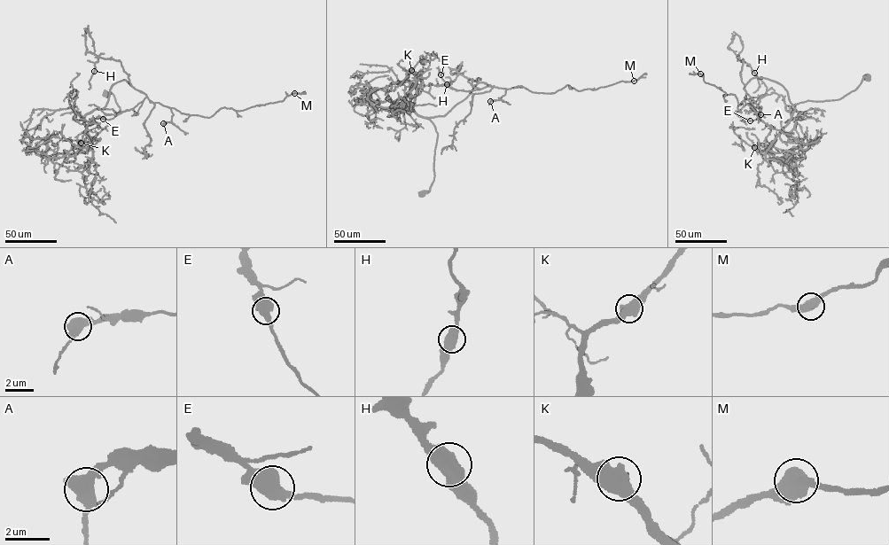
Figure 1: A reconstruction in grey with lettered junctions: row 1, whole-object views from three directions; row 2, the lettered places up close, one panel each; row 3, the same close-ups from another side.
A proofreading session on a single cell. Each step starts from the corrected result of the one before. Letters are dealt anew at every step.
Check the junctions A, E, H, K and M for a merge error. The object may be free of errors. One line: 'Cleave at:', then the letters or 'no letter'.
Cleave at: no letter

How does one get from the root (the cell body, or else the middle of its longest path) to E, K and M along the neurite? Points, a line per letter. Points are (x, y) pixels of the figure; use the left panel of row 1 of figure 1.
E: (105, 94), (113, 96), (118, 112), (97, 108), (105, 106), (114, 83), (125, 80), (146, 97), (103, 119)
K: (105, 94), (113, 94), (119, 112), (97, 108), (86, 115), (85, 126), (89, 145), (80, 148), (81, 143)
M: (105, 94), (118, 112), (97, 108), (124, 80), (153, 103), (207, 117), (294, 93)

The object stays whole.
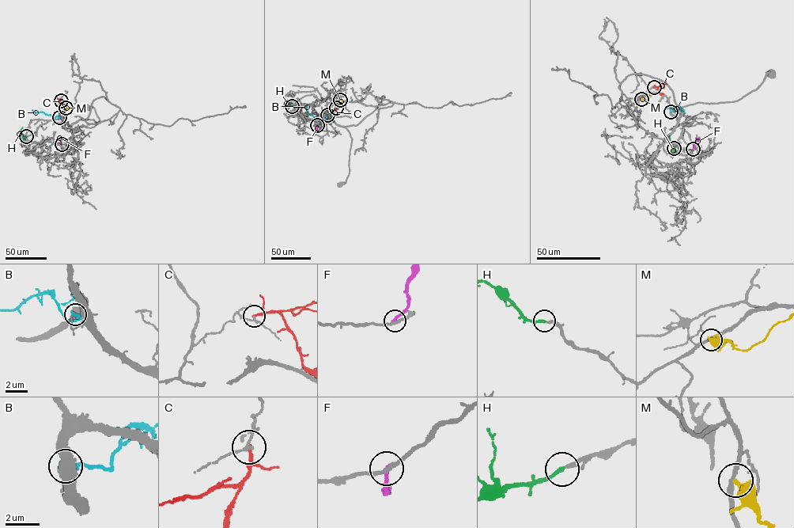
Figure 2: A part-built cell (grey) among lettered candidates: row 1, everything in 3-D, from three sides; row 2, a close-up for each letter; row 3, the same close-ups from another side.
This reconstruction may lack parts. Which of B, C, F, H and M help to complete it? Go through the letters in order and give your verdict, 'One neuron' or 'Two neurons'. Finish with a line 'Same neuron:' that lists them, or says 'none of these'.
B: Two neurons
C: Two neurons
F: Two neurons
H: One neuron
M: Two neurons
Same neuron: H

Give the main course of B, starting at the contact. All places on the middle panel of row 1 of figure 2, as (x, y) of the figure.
B: (327, 115), (325, 118), (316, 118), (308, 112), (306, 106)

